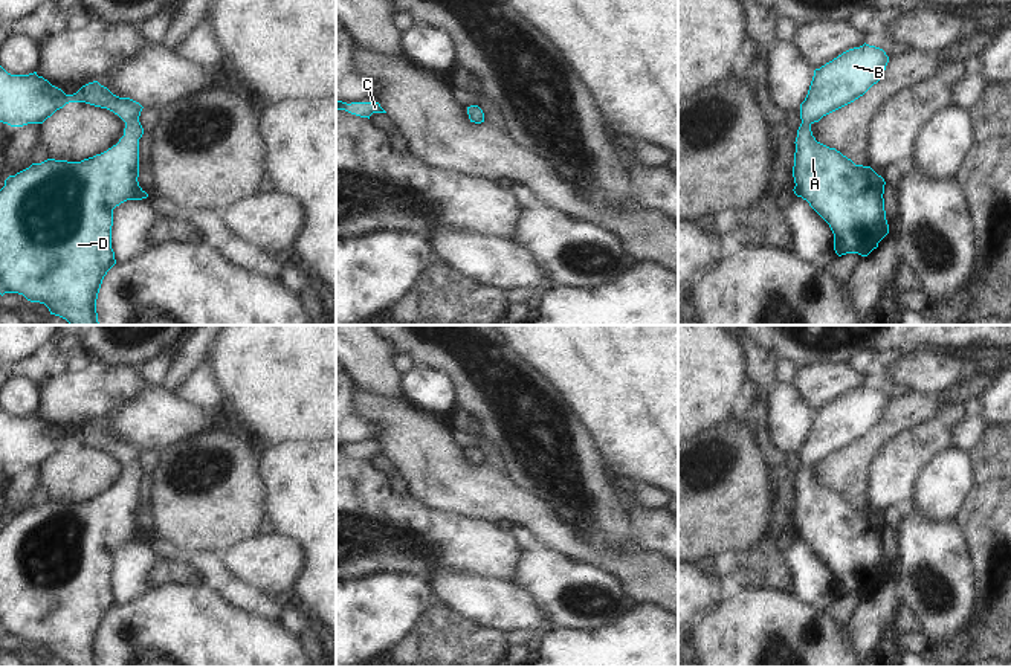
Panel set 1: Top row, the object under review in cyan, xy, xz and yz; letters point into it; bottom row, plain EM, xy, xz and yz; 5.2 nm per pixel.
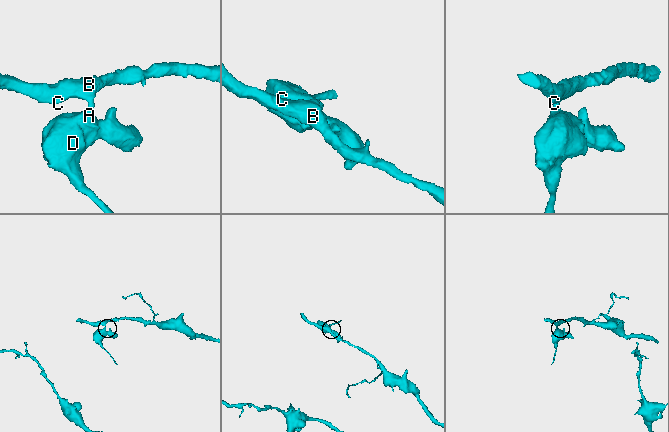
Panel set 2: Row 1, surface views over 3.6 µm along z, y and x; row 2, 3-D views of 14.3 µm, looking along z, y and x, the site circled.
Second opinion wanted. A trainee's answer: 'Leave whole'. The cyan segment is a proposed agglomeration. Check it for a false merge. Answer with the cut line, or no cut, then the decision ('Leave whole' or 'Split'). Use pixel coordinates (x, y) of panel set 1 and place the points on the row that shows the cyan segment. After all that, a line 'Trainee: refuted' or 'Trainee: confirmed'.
No split. Leave whole.
Trainee: confirmed

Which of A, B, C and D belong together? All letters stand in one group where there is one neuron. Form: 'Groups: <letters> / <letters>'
Groups: A B C D.

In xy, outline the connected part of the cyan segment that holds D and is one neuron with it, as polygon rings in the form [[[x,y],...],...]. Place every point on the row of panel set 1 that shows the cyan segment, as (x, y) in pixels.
[[[0,66],[0,122],[11,127],[43,124],[69,102],[107,108],[124,122],[124,136],[107,151],[81,162],[47,159],[9,176],[0,189],[0,295],[18,293],[44,304],[69,325],[99,325],[96,299],[107,272],[116,264],[111,249],[113,209],[148,194],[139,186],[139,122],[142,105],[119,98],[98,81],[66,95],[37,72],[11,75]]]

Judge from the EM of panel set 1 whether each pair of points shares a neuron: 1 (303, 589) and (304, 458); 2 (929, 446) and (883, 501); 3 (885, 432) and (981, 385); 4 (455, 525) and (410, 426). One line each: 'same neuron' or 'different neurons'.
1: same neuron
2: same neuron
3: same neuron
4: different neurons

